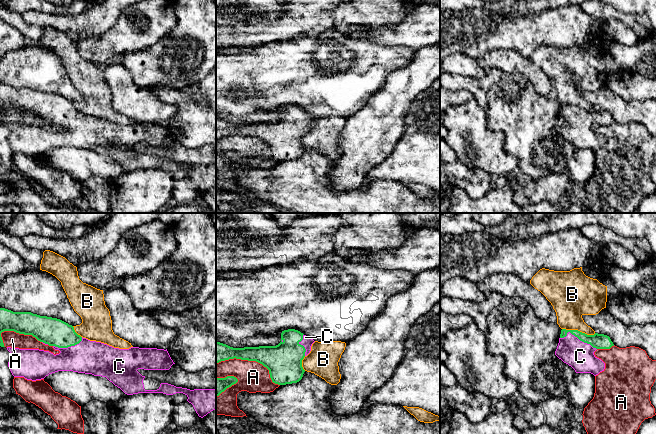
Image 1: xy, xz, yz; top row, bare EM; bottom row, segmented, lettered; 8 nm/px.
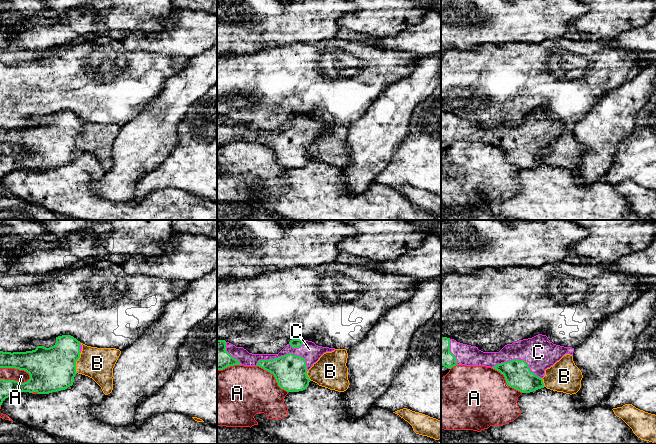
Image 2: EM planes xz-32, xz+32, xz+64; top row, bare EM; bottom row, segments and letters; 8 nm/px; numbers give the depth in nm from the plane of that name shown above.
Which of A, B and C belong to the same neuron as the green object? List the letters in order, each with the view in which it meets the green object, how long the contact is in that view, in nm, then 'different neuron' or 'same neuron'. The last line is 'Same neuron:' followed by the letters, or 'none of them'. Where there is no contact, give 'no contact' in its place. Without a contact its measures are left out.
A: meets green in xz; contact 550 nm long; different neuron
B: meets green in yz; contact 280 nm long; different neuron
C: meets green in yz; contact 320 nm long; same neuron
Same neuron: C

